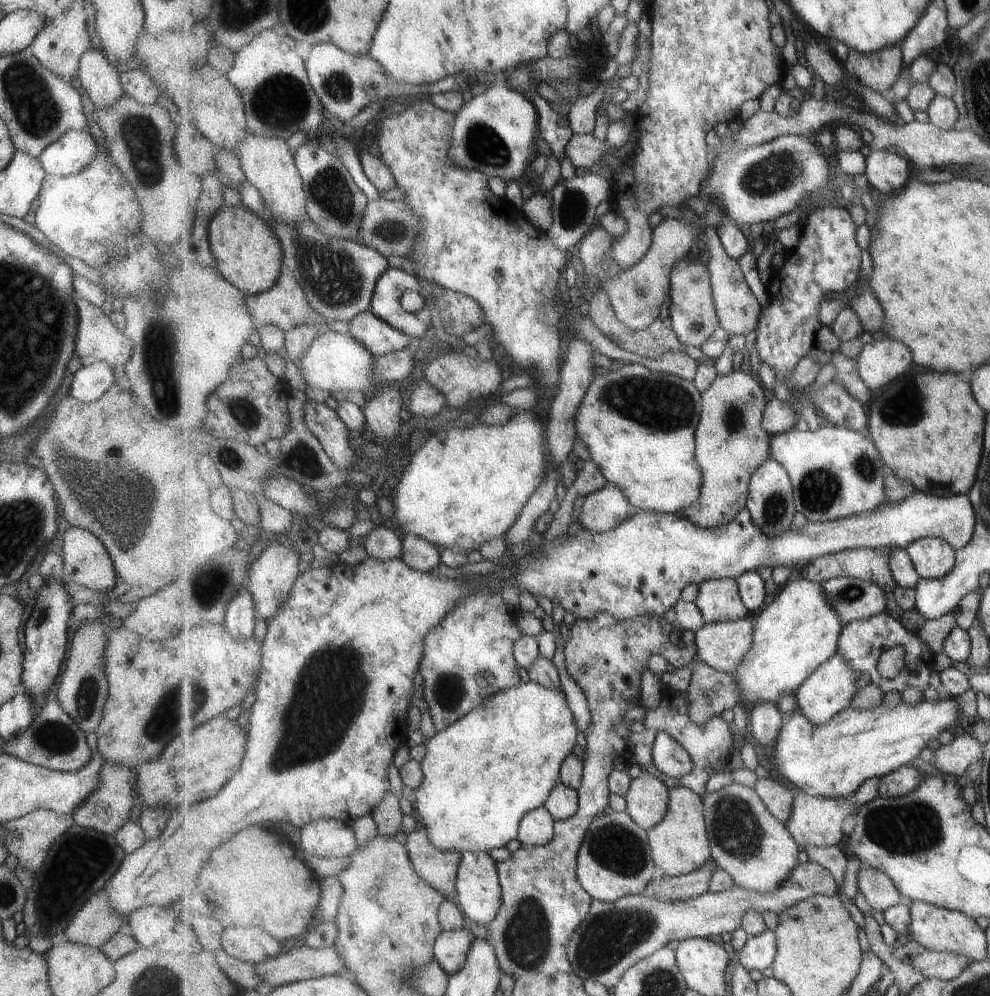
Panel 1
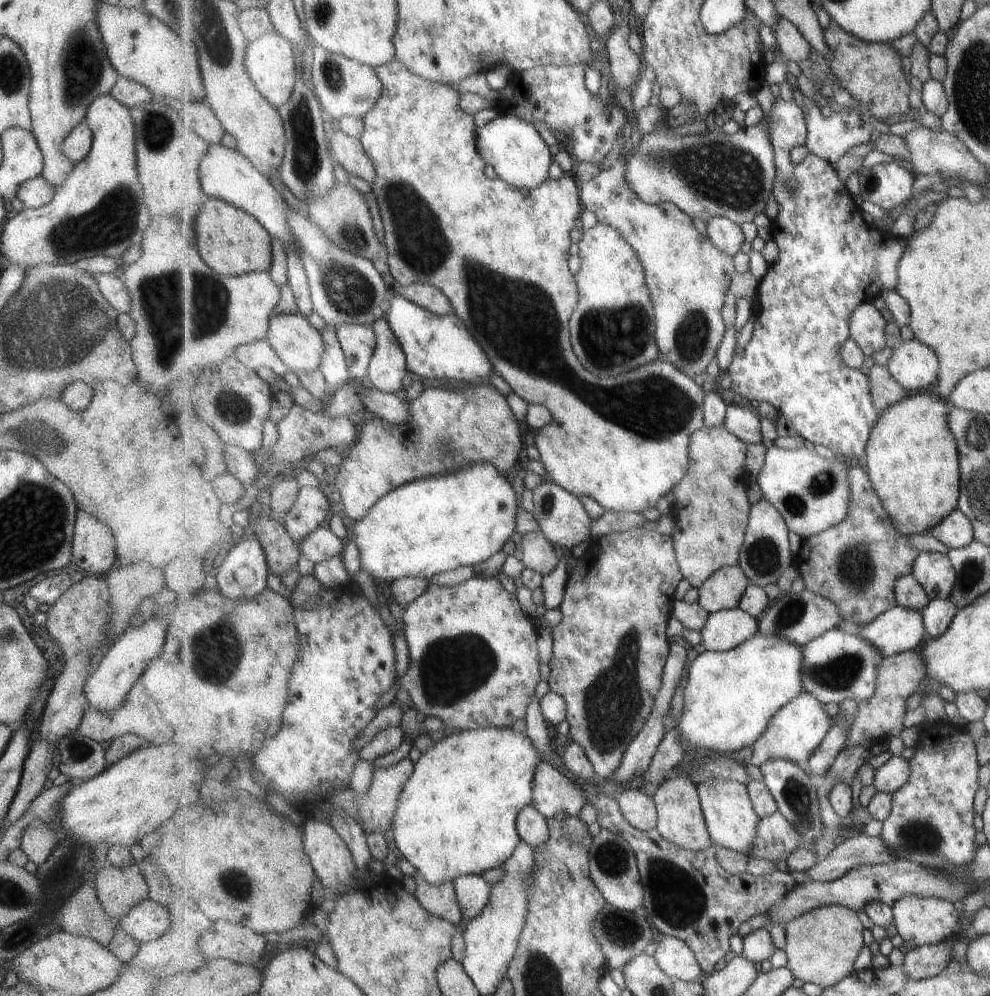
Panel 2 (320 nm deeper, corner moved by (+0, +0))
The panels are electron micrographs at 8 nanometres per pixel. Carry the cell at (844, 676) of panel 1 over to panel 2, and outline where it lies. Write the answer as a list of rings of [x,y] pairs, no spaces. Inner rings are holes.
[[[804,692],[794,701],[786,704],[772,719],[765,733],[759,737],[752,747],[750,764],[764,765],[769,759],[789,759],[808,770],[807,762],[814,756],[814,752],[826,740],[833,726],[830,712],[825,710],[824,704],[815,695]]]

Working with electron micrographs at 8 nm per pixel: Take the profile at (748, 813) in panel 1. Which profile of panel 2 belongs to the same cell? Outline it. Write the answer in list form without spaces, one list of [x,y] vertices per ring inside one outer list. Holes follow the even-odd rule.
[[[723,779],[705,781],[697,785],[713,844],[727,847],[750,857],[750,852],[754,849],[754,842],[757,841],[758,824],[762,818],[755,810],[748,785]]]

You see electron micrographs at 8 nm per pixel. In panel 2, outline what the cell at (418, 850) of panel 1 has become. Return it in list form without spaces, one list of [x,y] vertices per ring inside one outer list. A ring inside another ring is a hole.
[[[416,871],[416,897],[422,905],[439,918],[447,919],[454,925],[463,920],[463,908],[459,906],[454,881],[445,881],[442,885],[427,882],[422,872]]]

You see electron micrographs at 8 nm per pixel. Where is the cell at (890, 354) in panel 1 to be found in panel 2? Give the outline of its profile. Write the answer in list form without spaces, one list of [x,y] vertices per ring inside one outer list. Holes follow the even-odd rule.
[[[914,338],[902,341],[887,367],[907,391],[927,392],[937,383],[940,360],[933,348]]]

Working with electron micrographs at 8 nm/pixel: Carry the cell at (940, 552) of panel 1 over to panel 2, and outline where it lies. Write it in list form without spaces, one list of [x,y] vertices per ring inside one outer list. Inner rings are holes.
[[[935,551],[919,555],[913,575],[933,600],[949,599],[957,580],[956,568],[949,555]]]

